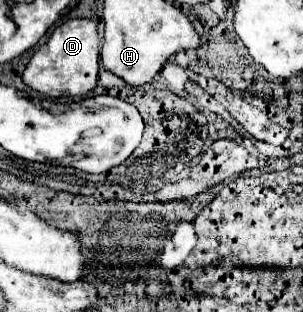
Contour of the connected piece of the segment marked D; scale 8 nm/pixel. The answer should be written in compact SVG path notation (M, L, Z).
M66 19L58 25L50 39L32 55L26 65L22 79L24 83L48 97L64 97L64 95L86 95L96 89L100 71L100 37L96 31L96 21L92 19Z

